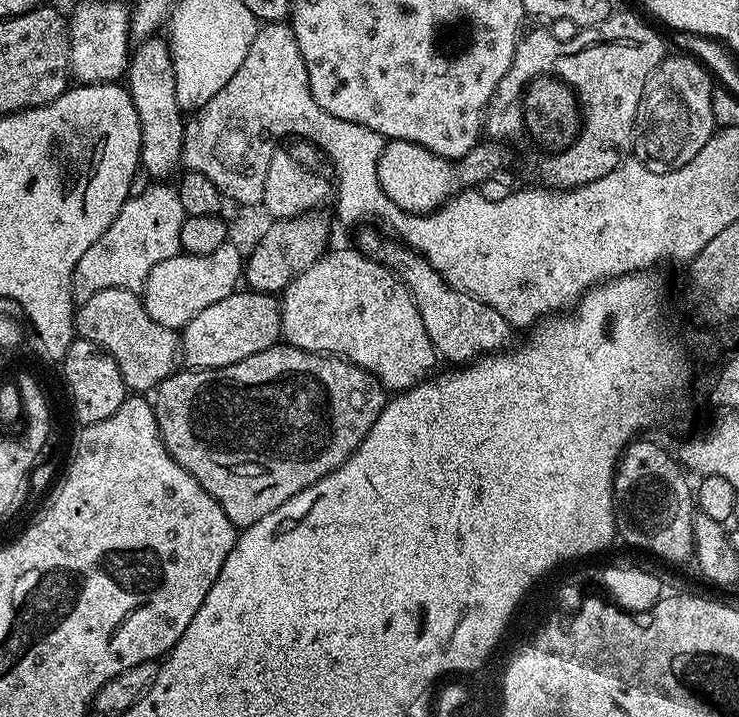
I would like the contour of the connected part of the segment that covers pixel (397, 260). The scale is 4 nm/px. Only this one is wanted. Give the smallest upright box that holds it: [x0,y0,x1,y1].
[359,228,514,366]

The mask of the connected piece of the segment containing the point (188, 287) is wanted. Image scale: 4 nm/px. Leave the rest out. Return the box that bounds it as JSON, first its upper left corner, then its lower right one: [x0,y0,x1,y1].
[142,243,245,329]

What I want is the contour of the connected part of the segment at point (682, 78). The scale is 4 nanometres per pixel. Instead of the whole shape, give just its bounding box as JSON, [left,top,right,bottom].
[632,54,718,170]

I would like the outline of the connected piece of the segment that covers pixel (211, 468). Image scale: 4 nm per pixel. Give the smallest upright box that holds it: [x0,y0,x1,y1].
[154,343,386,530]

